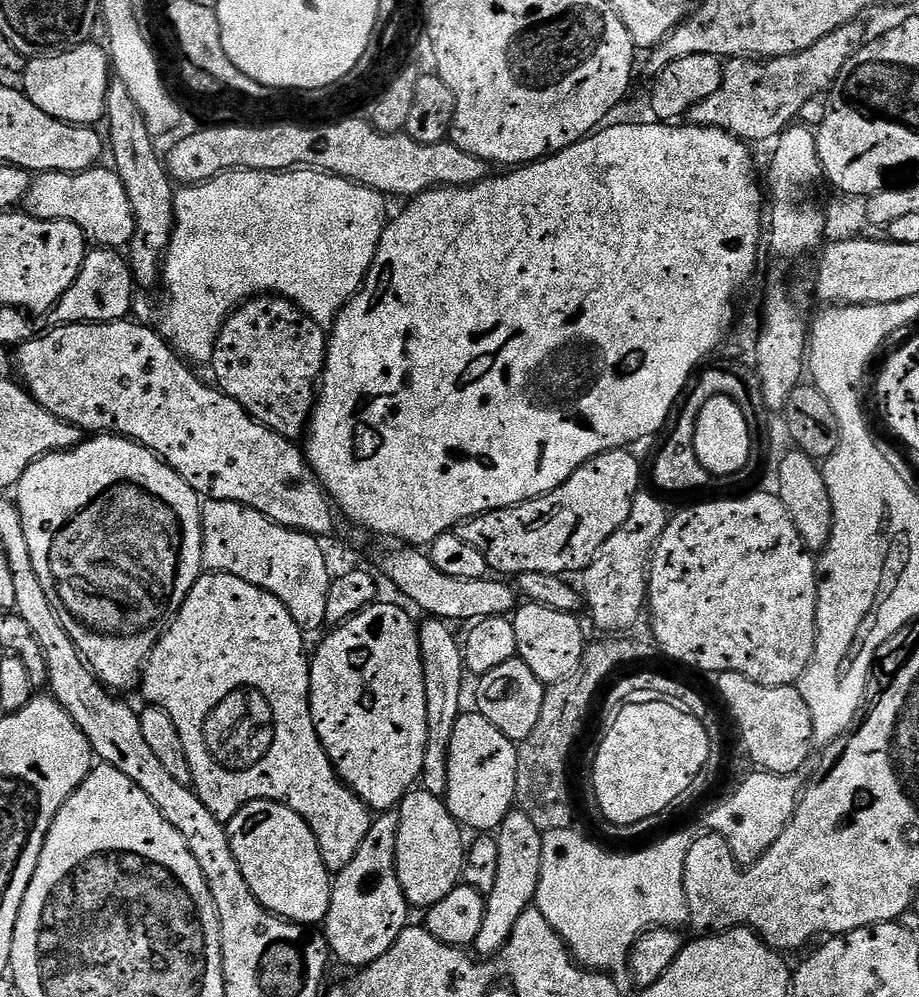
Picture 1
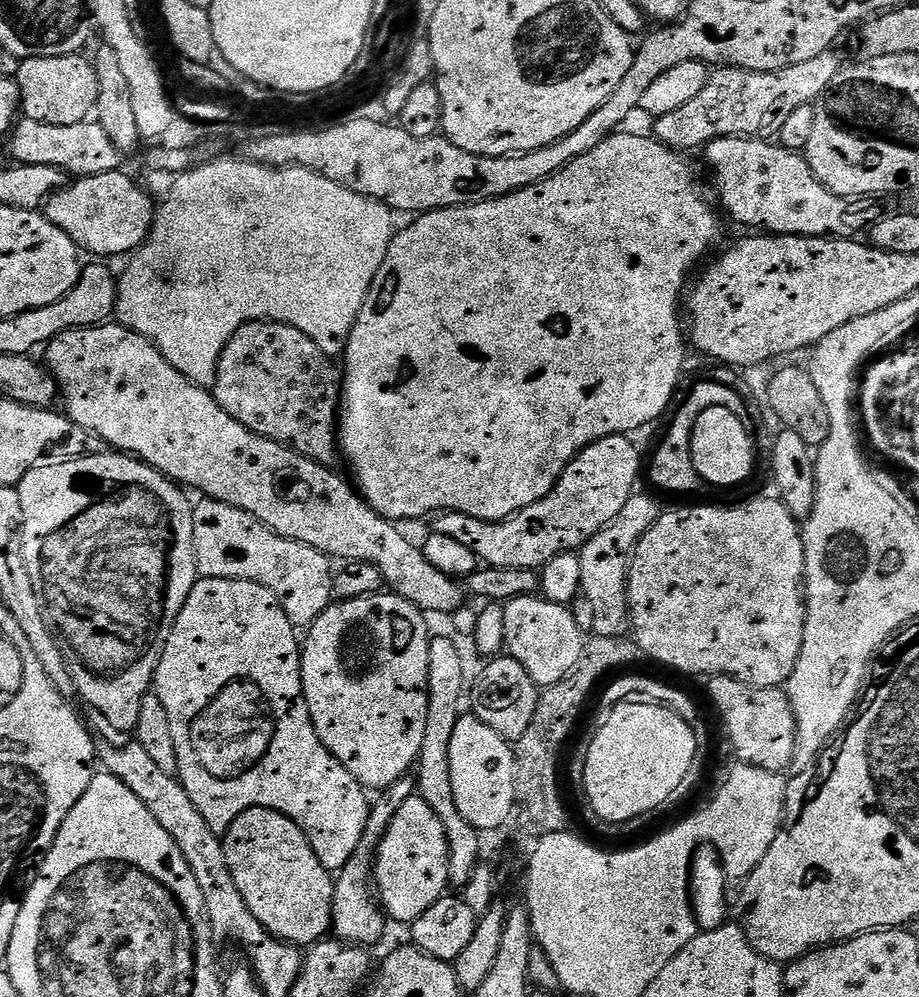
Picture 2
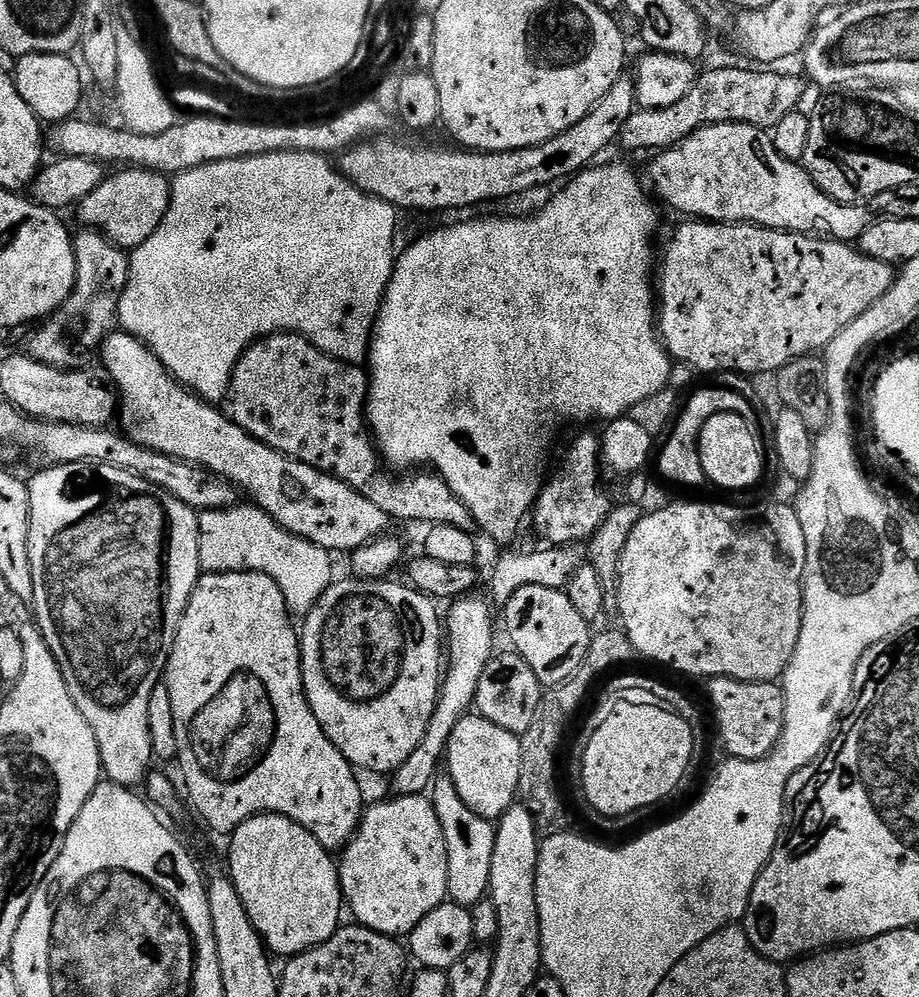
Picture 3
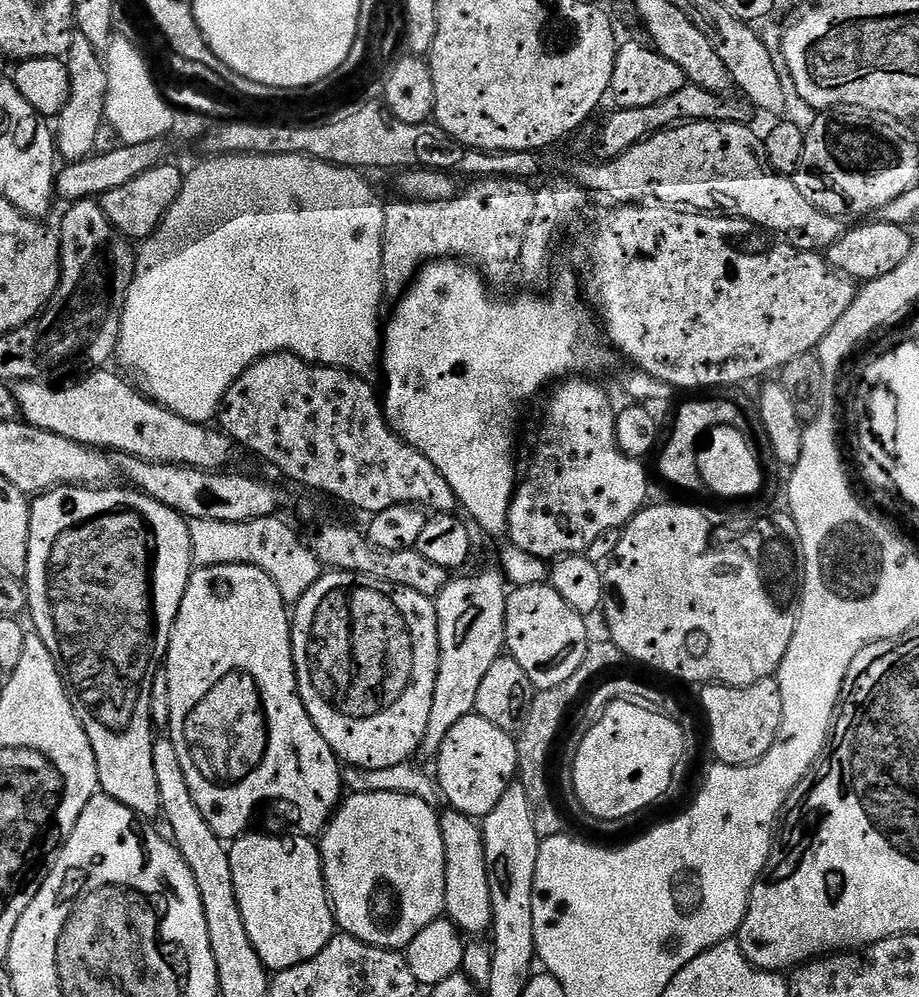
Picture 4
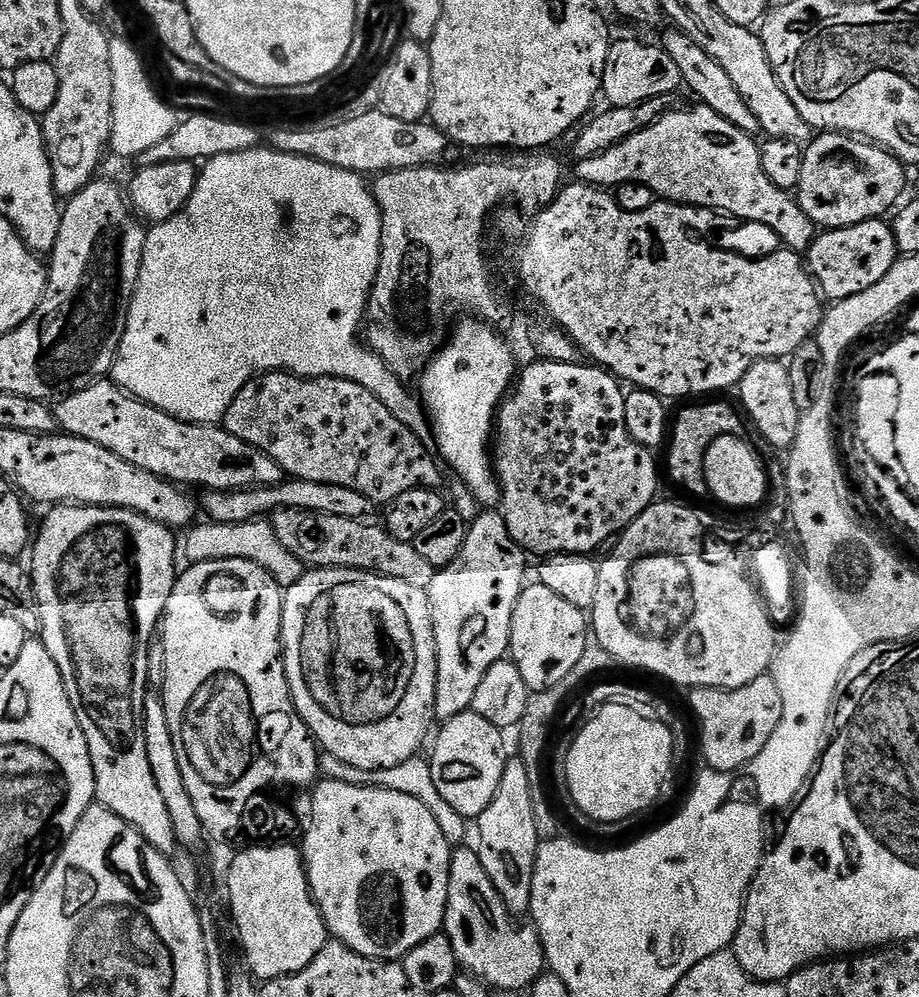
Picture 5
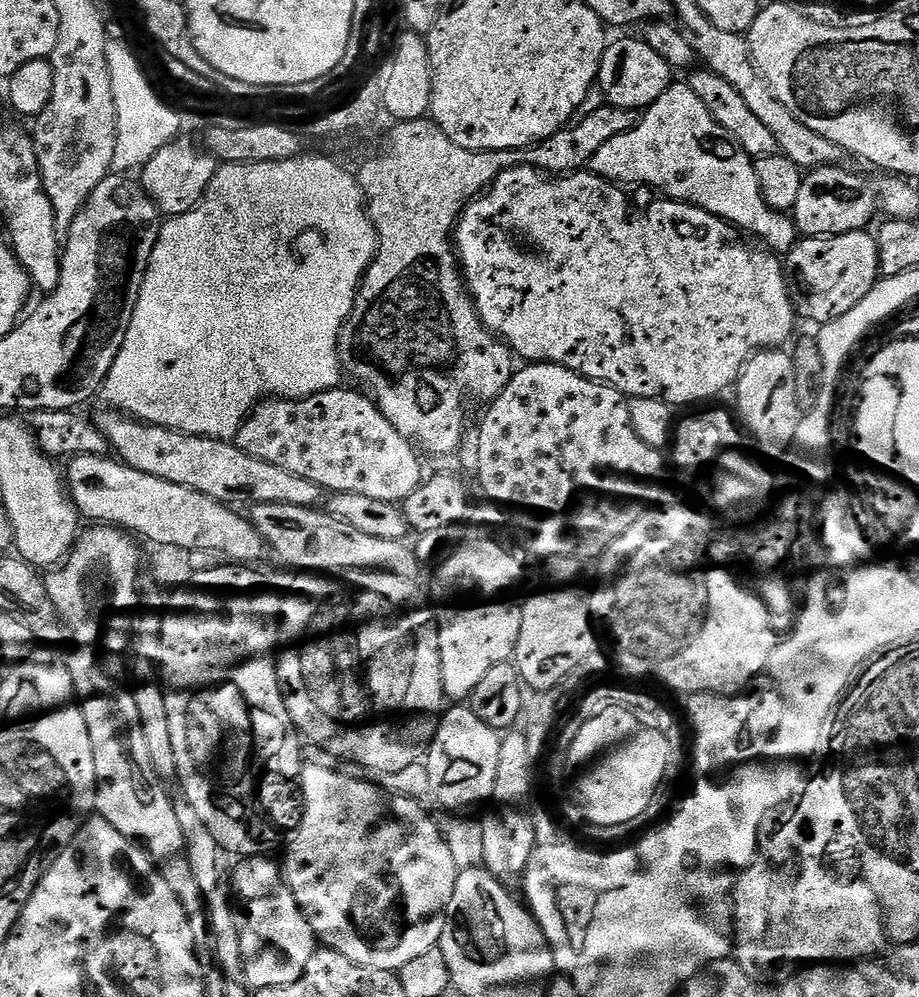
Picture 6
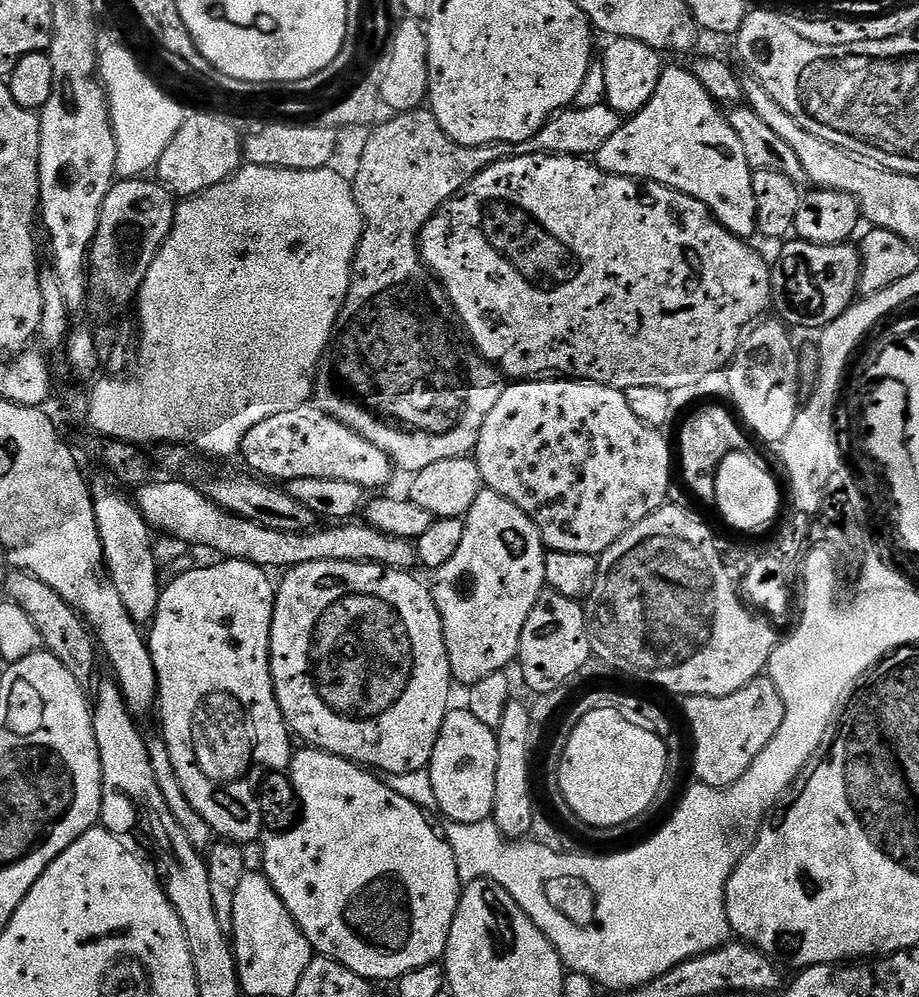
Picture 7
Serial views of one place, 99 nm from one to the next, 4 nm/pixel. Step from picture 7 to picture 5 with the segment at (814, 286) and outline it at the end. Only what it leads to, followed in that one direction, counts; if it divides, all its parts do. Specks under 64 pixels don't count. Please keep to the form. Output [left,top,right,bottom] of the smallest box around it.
[806,219,898,301]

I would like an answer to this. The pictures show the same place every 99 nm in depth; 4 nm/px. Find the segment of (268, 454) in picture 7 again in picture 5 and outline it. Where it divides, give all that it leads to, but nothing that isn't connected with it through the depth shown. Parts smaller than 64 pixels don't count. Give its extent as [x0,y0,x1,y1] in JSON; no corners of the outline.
[222,372,440,506]

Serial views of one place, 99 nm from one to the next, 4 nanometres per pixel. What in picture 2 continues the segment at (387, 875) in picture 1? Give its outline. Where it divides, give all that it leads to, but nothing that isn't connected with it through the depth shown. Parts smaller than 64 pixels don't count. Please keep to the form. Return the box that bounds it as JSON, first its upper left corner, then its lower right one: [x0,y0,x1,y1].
[332,775,418,946]

